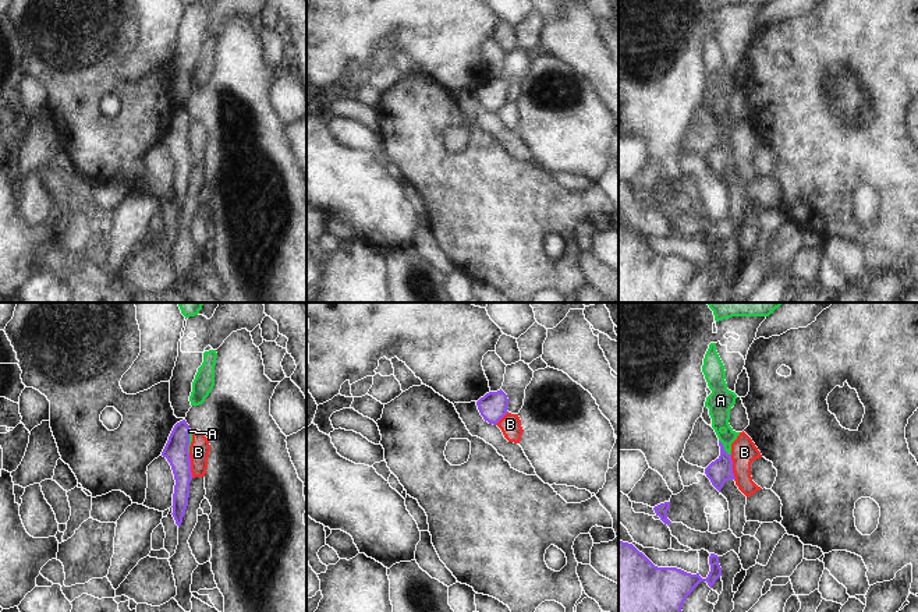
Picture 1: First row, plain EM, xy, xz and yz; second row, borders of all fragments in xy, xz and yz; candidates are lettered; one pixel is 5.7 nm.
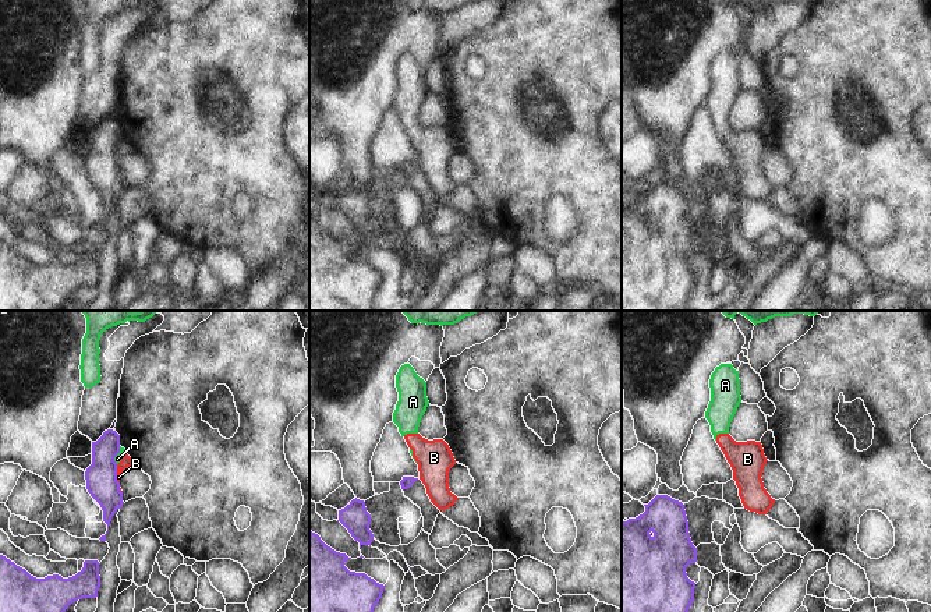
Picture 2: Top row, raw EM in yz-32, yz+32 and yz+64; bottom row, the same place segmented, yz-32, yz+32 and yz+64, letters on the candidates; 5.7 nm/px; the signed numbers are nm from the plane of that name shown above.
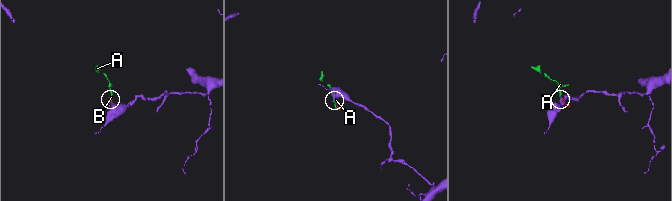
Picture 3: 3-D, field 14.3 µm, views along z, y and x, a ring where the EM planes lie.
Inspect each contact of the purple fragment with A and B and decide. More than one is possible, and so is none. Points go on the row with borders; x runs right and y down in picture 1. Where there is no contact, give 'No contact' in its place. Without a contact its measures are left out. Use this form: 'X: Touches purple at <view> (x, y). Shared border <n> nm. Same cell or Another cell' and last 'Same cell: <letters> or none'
A: Touches purple at yz (723, 448). Shared border 120 nm. Another cell
B: Touches purple at yz (732, 467). Shared border 150 nm. Another cell
Same cell: none.

